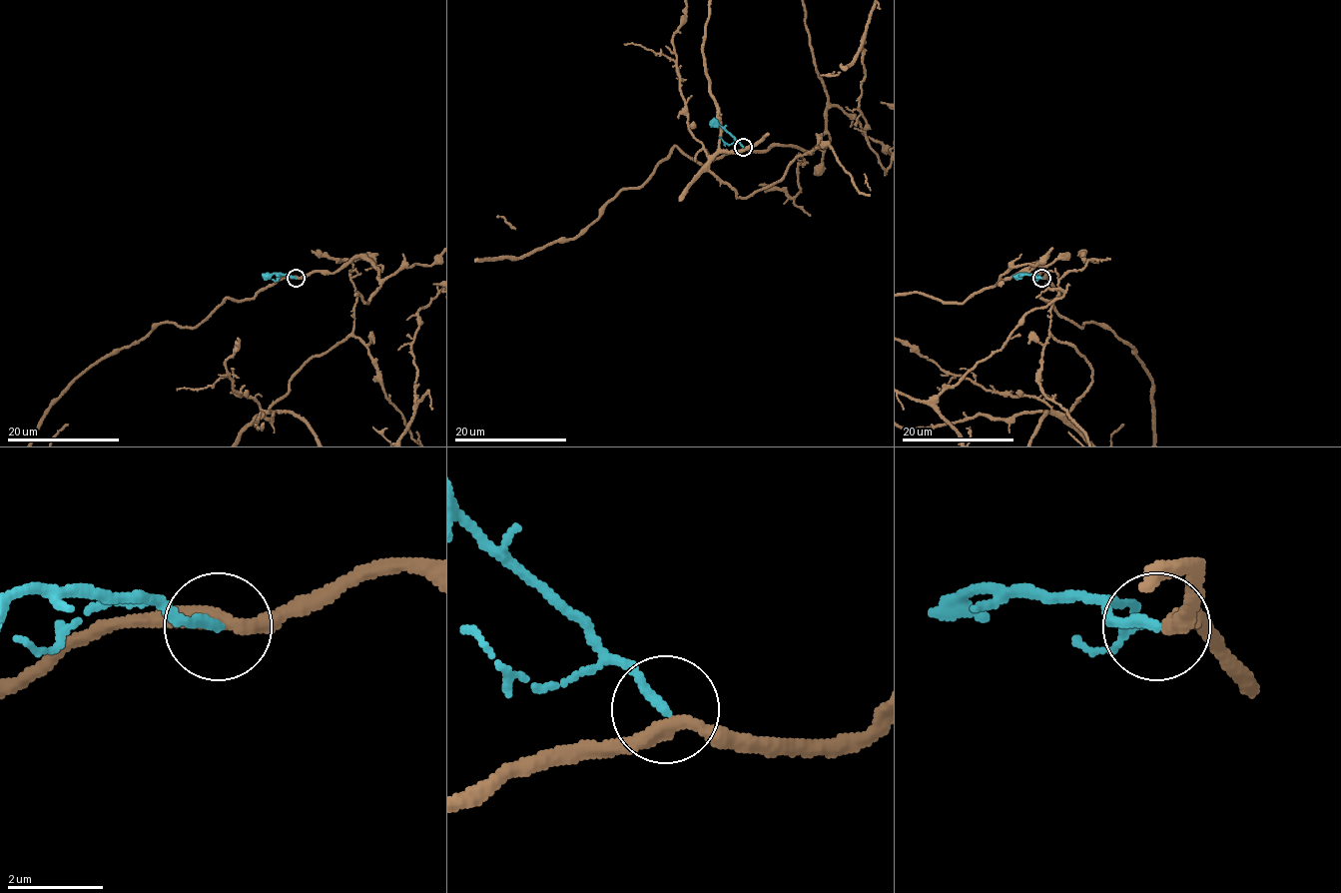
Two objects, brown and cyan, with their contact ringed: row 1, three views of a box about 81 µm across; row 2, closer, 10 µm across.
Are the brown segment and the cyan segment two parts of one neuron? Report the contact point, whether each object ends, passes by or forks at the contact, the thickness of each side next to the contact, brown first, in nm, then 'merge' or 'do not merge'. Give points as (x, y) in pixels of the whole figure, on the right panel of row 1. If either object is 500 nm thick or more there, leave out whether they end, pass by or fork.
at (1041, 278); brown passes by; cyan ends there; 320 nm thick on the brown side, 200 nm on the other; do not merge

